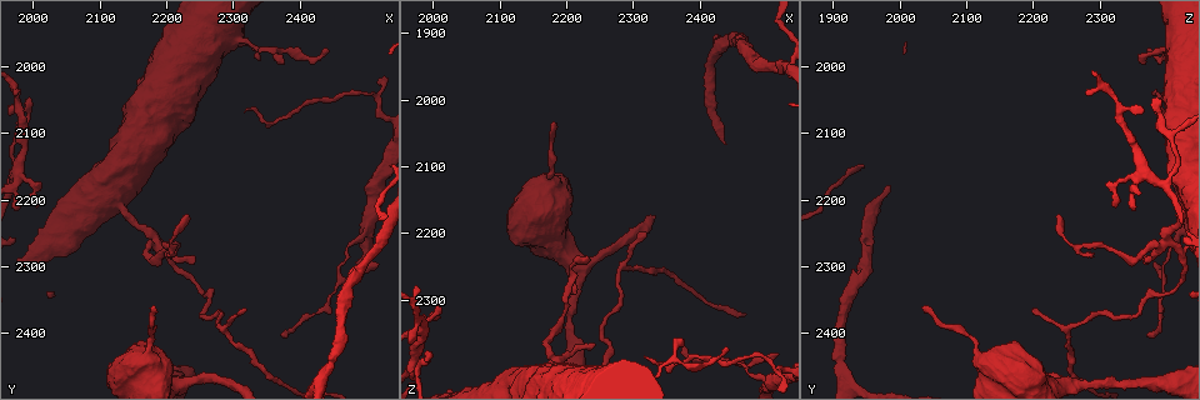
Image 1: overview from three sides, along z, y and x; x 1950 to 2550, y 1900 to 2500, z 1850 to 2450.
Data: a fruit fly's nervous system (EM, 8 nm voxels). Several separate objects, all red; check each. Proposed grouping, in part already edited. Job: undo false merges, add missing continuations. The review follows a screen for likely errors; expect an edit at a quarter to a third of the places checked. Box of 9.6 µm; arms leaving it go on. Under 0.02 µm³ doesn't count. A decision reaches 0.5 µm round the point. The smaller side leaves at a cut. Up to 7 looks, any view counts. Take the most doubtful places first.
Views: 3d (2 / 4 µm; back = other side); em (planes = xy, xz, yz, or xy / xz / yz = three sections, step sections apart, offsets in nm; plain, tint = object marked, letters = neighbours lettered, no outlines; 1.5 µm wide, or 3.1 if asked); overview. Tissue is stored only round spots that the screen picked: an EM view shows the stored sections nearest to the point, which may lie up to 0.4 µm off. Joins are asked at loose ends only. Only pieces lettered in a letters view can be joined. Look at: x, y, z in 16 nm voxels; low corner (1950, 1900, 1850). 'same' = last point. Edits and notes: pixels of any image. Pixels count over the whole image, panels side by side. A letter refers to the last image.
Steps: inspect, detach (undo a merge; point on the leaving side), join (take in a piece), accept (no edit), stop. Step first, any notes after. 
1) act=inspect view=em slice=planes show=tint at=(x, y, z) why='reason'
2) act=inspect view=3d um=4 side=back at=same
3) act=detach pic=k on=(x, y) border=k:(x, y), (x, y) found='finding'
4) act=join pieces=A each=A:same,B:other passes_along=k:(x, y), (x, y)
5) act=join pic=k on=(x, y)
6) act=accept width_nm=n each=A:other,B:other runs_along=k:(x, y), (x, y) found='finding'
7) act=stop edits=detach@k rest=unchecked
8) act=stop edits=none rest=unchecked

act=inspect view=em slice=planes show=plain at=(2185, 2360, 2035)

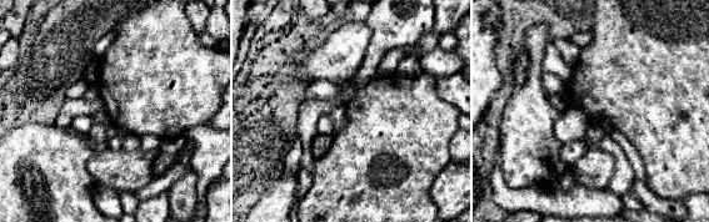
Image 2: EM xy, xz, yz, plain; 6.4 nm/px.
act=inspect view=em slice=planes show=tint at=same why='with the object marked'

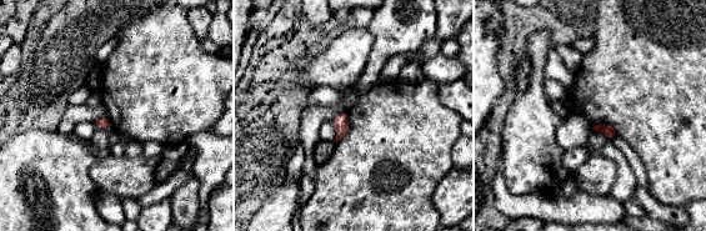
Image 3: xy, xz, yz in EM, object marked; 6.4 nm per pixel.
act=inspect view=em slice=planes show=letters at=same

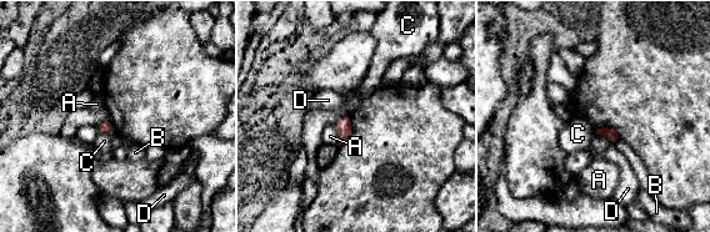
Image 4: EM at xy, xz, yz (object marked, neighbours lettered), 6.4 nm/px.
act=accept each=A:other,B:other,C:other,D:other border=4:(114, 129), (99, 134) found='none of them fits'

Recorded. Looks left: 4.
act=inspect view=em slice=planes show=letters at=(2450, 2435, 1910) why='narrows sharply'

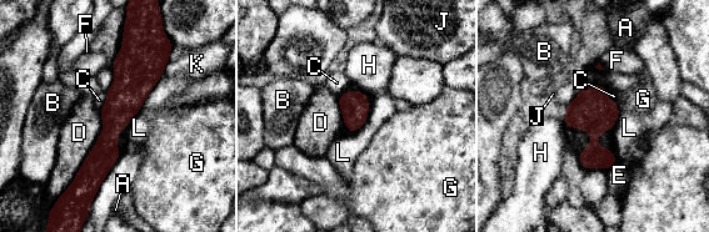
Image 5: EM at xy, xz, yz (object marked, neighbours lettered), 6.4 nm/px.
act=accept each=A:other,B:other,C:other,D:other,E:other,F:other,G:other,H:other,J:other,K:other,L:other runs_along=5:(130, 43), (130, 89), (94, 187) found='all the same cell'

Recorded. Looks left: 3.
act=inspect view=em slice=xy step=4 show=letters at=(2250, 2375, 2340) why='sharp bend'

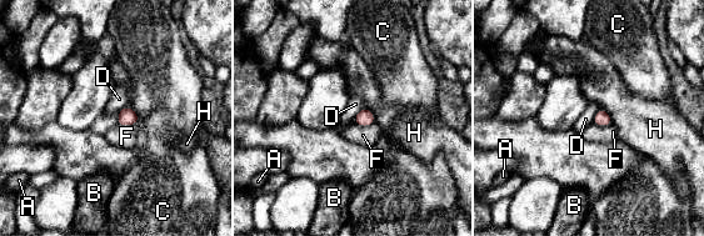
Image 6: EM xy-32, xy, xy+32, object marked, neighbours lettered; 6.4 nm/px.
act=accept each=A:other,B:other,C:other,D:other,F:other,H:other border=6:(600, 108), (592, 122) found='all the same cell'

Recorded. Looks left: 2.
act=stop edits=none rest=unchecked

